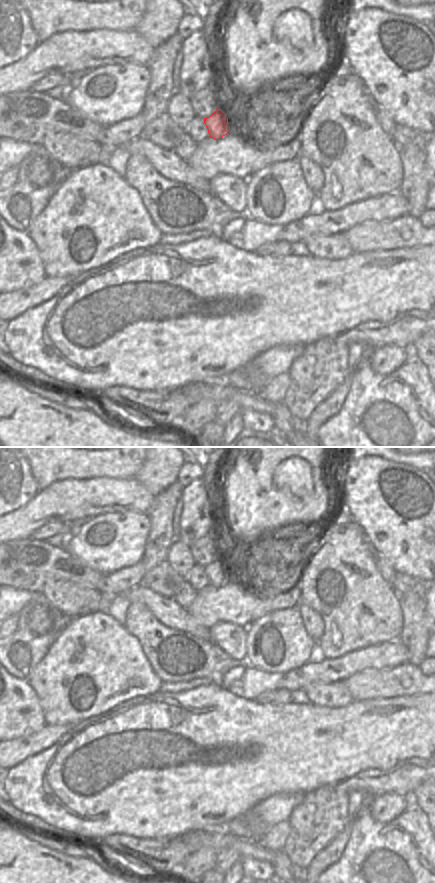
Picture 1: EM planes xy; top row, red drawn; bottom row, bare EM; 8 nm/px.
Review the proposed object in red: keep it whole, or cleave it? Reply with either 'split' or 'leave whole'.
leave whole

